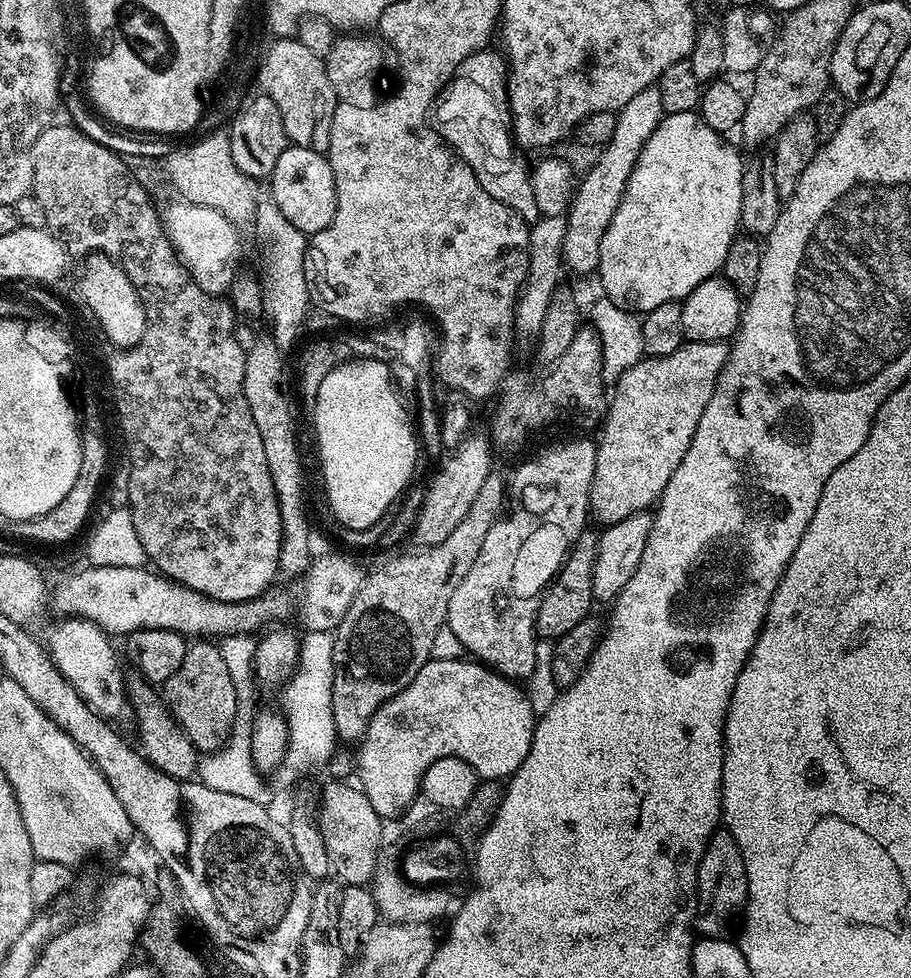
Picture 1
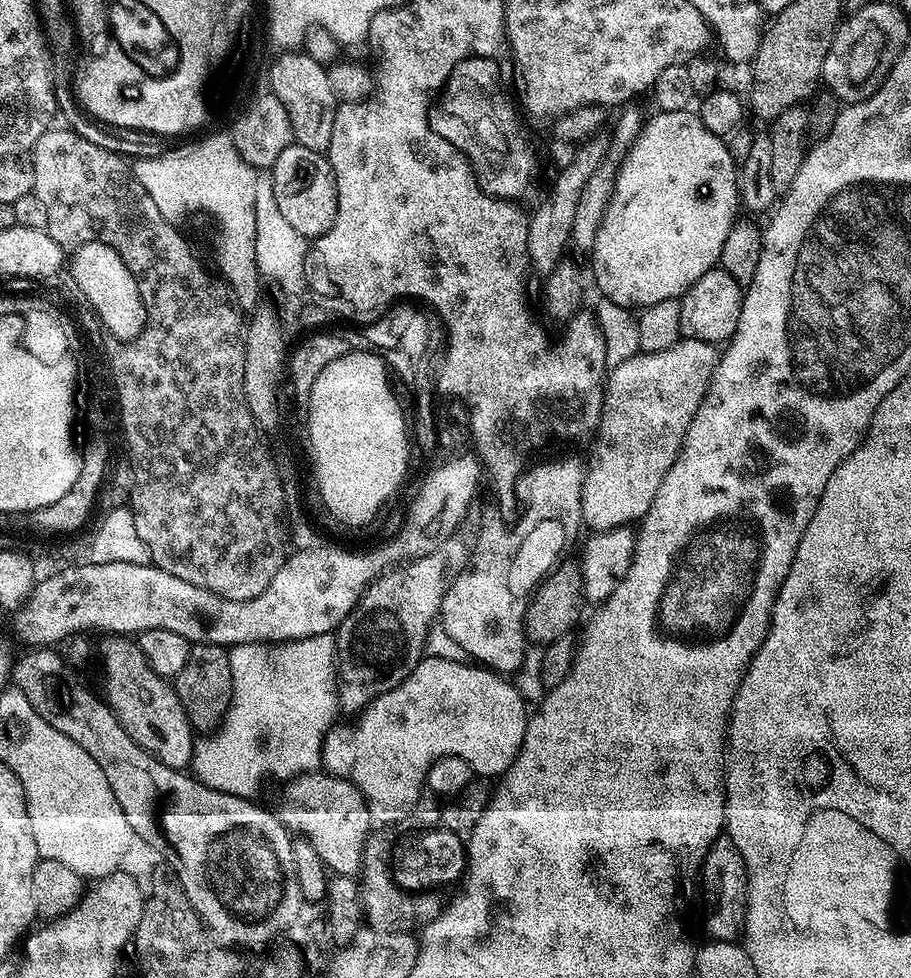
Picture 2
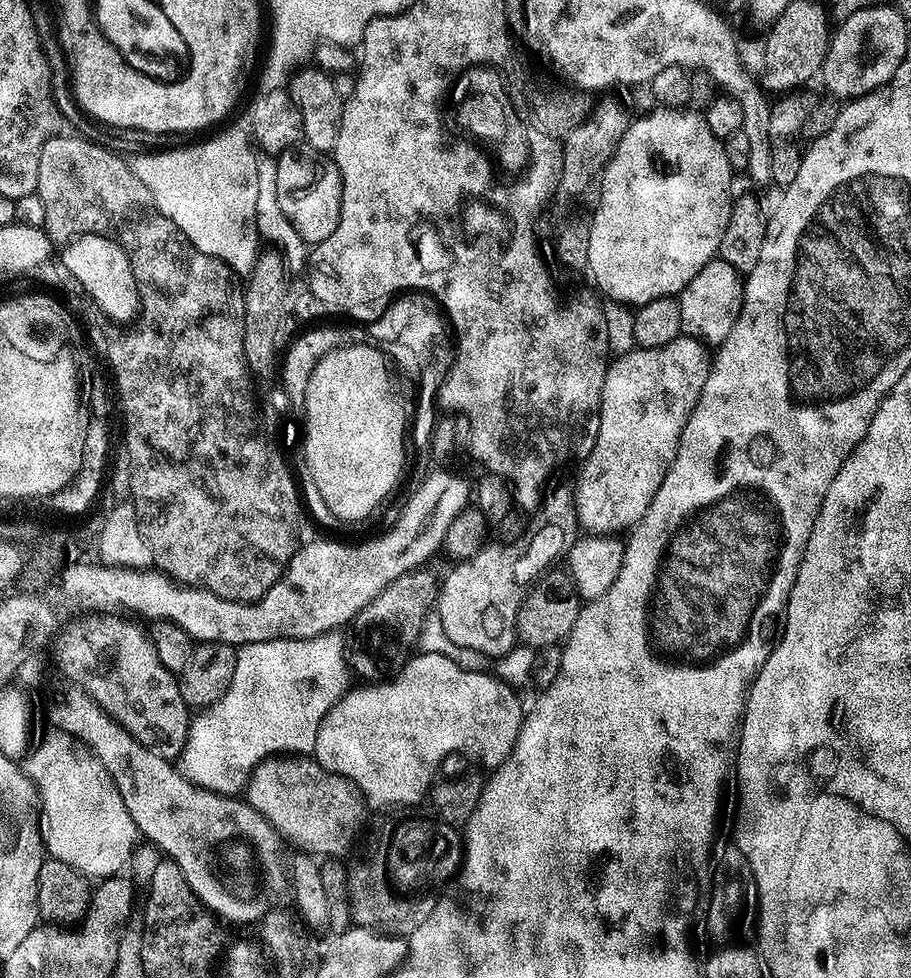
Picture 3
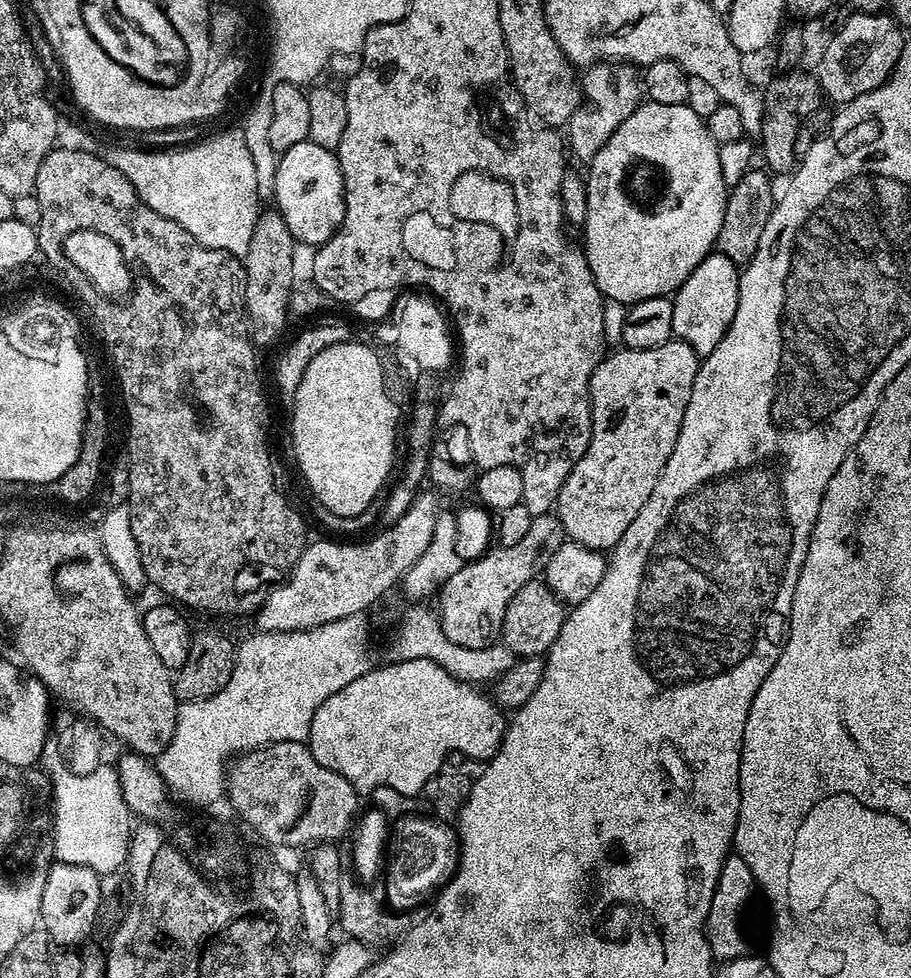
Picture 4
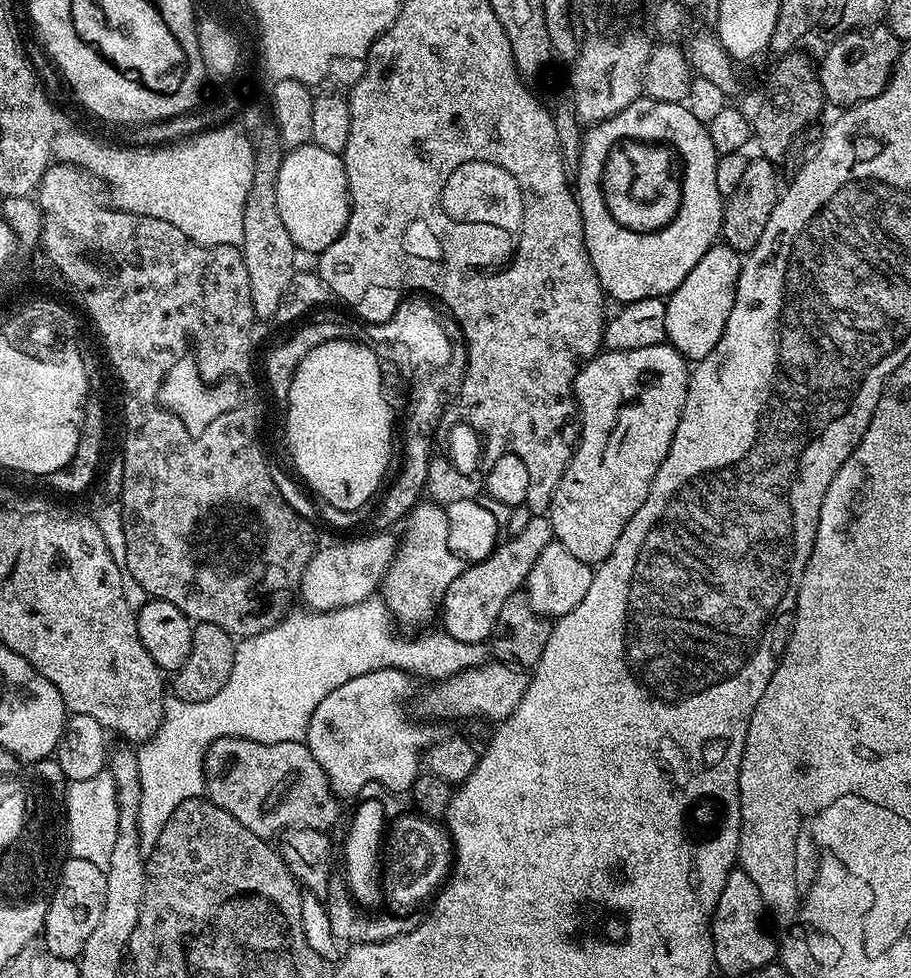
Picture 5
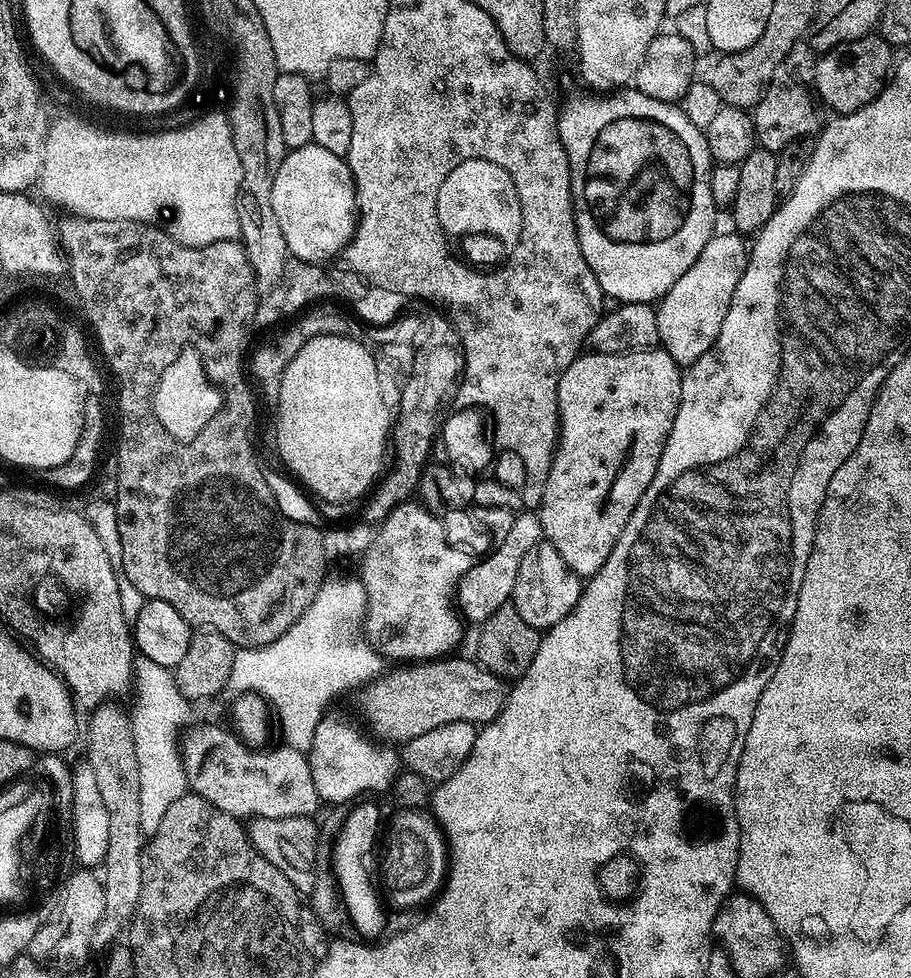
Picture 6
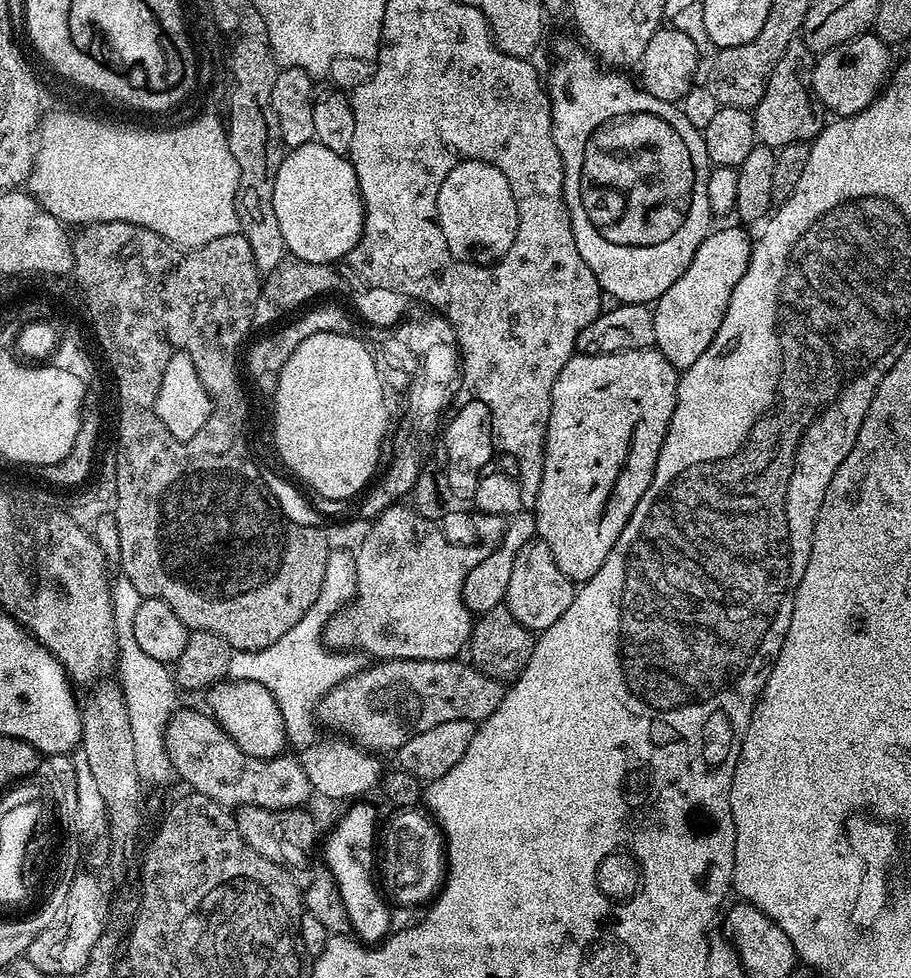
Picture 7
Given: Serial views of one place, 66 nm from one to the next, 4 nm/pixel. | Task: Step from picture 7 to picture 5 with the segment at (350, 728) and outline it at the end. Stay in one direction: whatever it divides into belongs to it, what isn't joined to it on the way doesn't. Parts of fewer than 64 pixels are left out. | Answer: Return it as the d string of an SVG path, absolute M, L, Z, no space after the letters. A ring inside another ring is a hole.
M493 661L477 668L468 668L458 675L433 683L422 698L423 708L440 718L494 718L505 720L517 708L528 689L529 673L515 665Z

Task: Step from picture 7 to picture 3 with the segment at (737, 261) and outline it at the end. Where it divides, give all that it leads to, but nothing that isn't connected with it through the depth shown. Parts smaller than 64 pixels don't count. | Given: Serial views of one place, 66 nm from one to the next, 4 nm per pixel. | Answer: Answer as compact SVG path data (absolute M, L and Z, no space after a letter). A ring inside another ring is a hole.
M719 258L706 262L694 278L680 291L681 333L705 346L719 346L734 330L734 322L738 322L742 302L744 301L745 277L730 263Z

